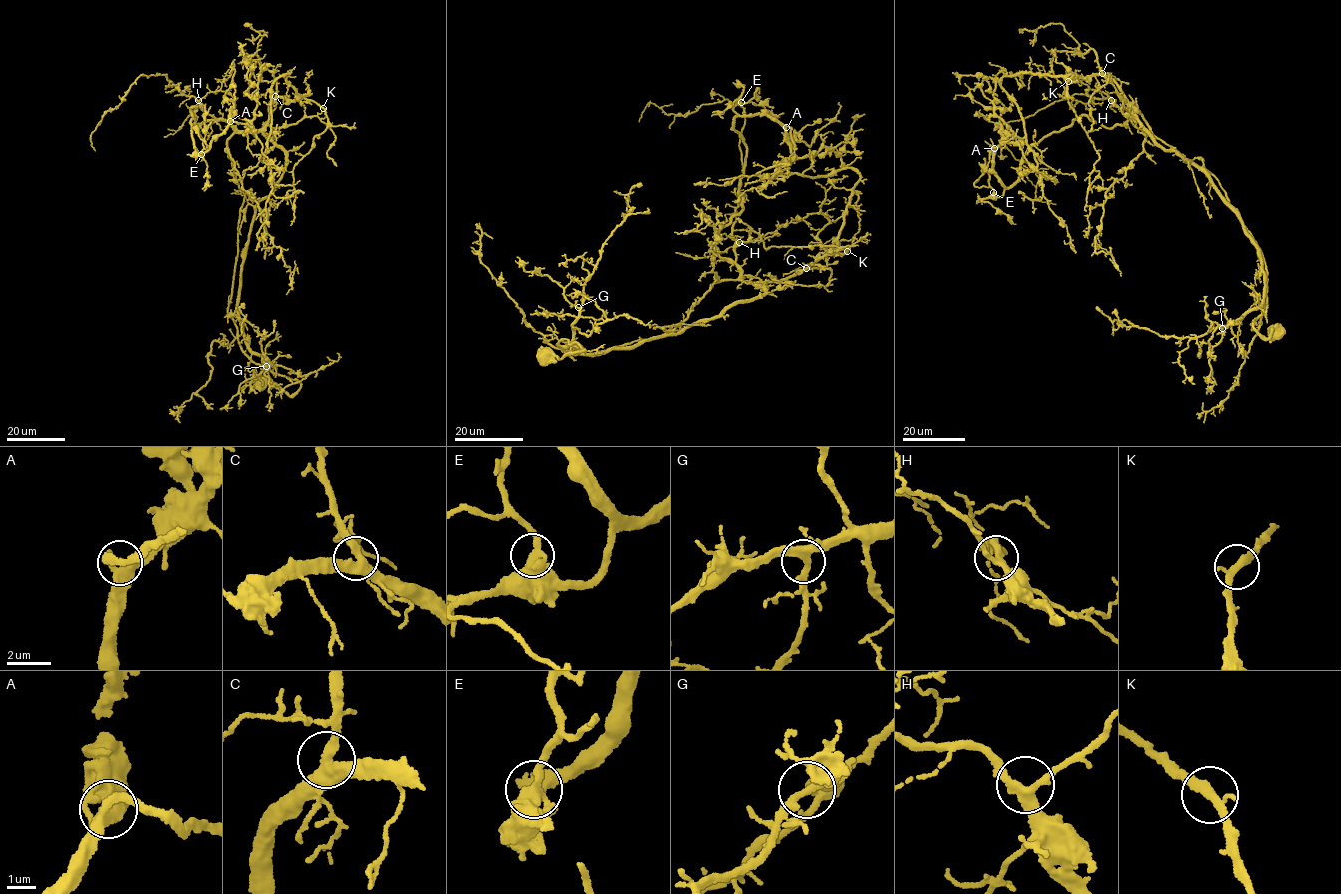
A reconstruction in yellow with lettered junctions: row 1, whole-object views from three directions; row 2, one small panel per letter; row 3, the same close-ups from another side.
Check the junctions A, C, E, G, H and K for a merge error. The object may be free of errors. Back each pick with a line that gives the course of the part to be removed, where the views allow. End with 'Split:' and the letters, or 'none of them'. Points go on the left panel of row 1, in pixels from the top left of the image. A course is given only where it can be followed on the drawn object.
E: course (201, 154), (205, 104)
Split: E

